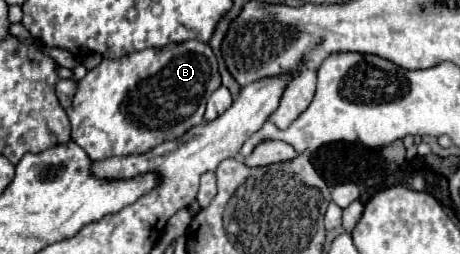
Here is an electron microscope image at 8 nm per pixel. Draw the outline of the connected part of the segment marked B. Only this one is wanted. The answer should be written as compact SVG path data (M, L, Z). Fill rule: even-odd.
M199 40L167 44L163 48L147 48L117 60L103 60L79 80L71 108L65 110L71 122L71 140L77 142L91 160L143 154L167 140L183 136L189 128L203 124L205 102L219 86L221 78L217 72L215 54L209 44Z

